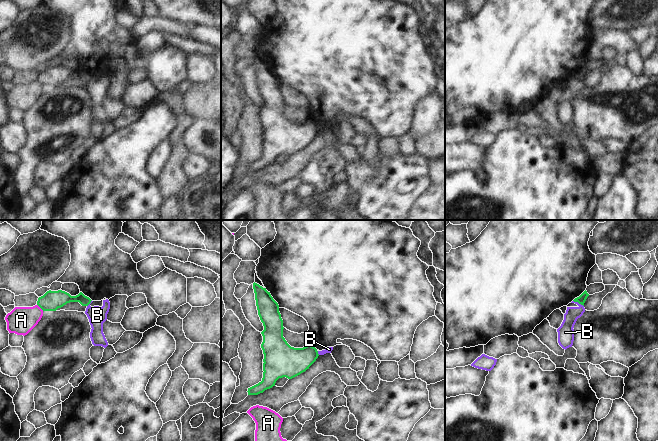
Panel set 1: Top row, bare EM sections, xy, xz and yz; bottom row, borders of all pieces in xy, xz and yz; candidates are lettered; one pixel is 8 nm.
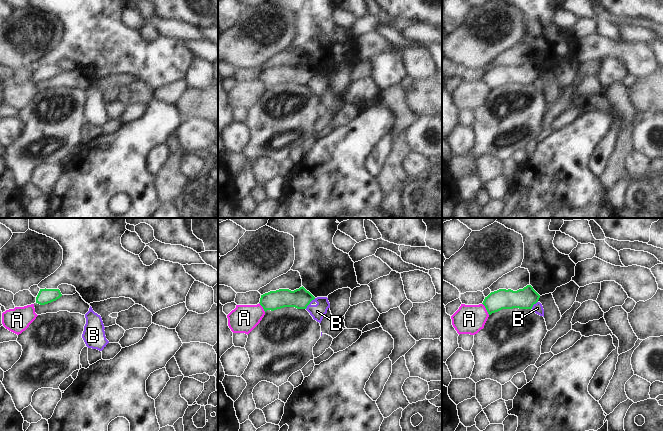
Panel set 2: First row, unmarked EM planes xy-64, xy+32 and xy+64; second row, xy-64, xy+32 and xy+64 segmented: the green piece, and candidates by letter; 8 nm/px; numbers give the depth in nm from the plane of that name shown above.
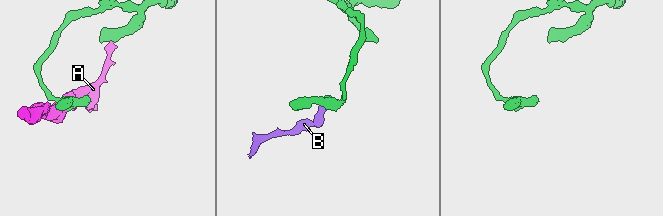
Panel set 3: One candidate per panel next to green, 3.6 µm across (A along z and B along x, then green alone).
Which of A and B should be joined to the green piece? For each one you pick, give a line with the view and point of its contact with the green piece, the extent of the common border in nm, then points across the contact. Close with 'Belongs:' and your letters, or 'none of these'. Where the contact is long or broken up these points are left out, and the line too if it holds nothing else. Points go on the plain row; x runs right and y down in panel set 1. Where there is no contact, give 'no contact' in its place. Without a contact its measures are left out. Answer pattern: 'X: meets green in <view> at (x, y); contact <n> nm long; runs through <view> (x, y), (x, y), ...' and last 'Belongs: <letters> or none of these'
Belongs: none of these

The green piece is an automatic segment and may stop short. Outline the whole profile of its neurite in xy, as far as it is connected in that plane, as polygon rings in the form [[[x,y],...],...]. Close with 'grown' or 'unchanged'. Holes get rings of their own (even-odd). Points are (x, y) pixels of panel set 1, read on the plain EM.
[[[49,66],[38,74],[37,81],[43,87],[56,87],[58,84],[61,84],[70,78],[79,78],[82,82],[88,82],[91,77],[92,76],[82,68],[76,72],[71,72],[69,69],[62,66]]]; unchanged

